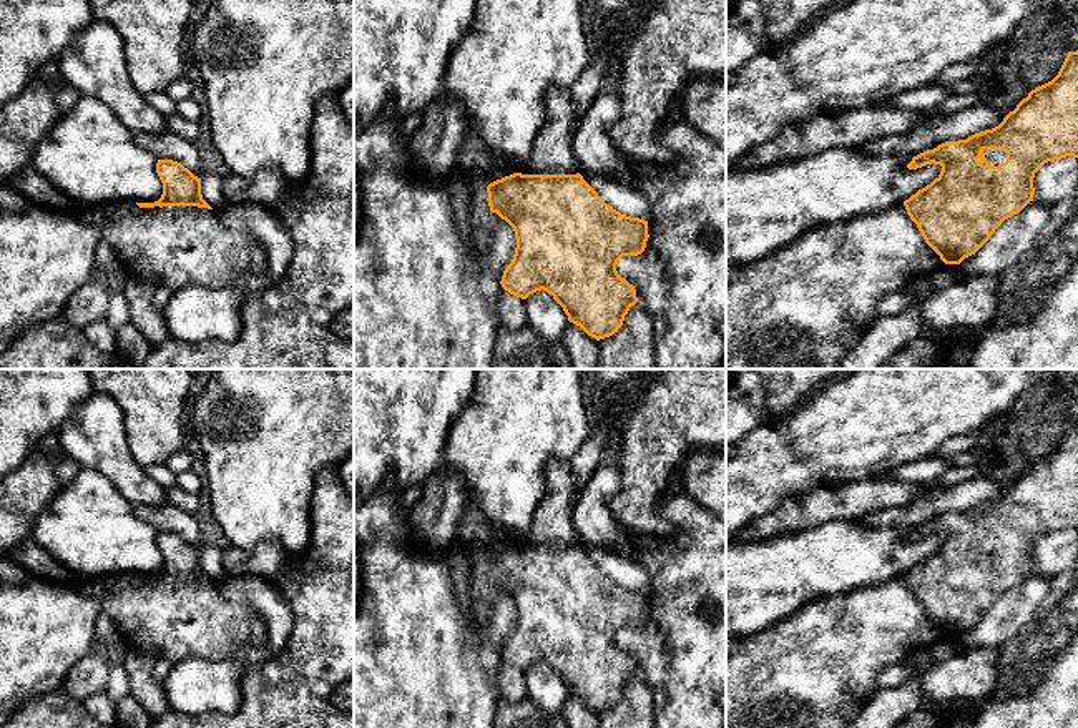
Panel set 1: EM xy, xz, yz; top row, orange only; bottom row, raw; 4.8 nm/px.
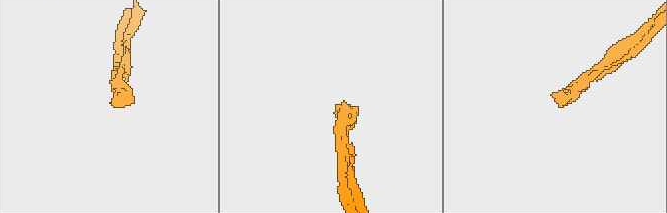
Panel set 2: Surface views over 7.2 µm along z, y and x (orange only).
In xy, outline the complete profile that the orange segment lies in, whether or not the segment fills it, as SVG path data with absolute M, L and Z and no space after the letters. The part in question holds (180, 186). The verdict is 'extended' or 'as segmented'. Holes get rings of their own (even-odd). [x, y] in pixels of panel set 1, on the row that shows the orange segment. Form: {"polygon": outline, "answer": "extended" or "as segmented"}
{"polygon": "M158 160L156 173L163 183L158 201L116 201L80 211L81 218L100 221L101 238L116 251L130 276L178 291L186 286L228 288L241 274L267 273L264 253L252 236L224 228L203 199L201 178L173 160Z", "answer": "extended"}

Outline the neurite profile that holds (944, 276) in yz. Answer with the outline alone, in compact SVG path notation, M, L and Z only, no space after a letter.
M943 264L937 271L930 273L929 278L933 291L937 293L957 279L965 281L975 276L968 276L958 264Z

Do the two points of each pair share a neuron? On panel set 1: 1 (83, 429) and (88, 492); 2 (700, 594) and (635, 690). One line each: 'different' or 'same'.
1: different
2: different

